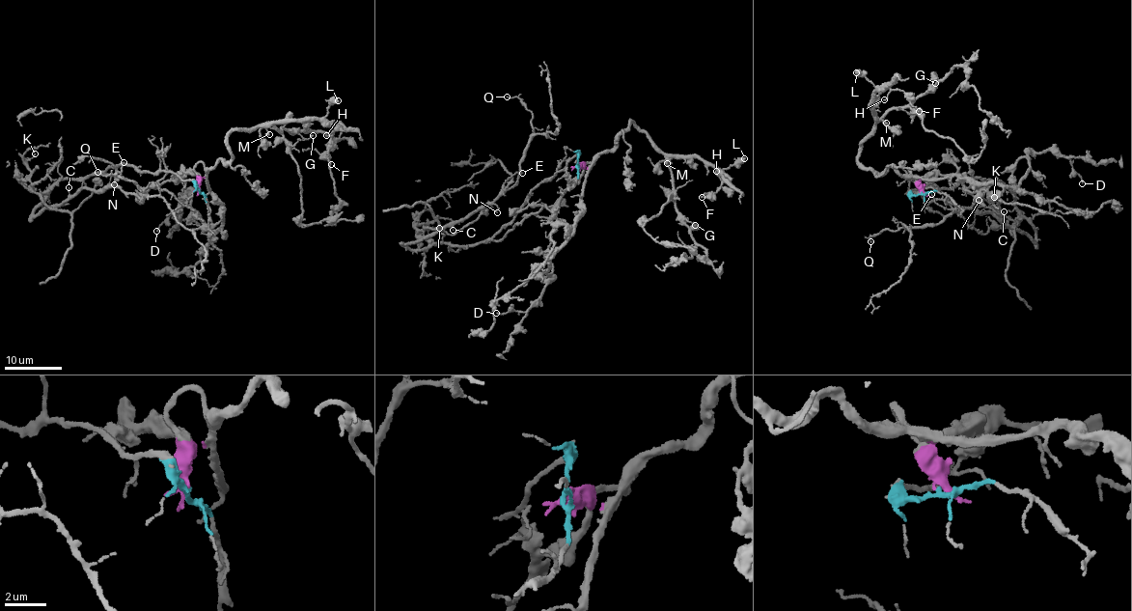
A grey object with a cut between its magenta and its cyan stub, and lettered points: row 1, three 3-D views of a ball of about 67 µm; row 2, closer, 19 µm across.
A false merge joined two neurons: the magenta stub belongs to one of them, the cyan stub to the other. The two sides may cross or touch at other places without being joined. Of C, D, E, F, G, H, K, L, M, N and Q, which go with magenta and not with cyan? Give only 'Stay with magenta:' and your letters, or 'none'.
Stay with magenta: D, F, G, H, L, M

